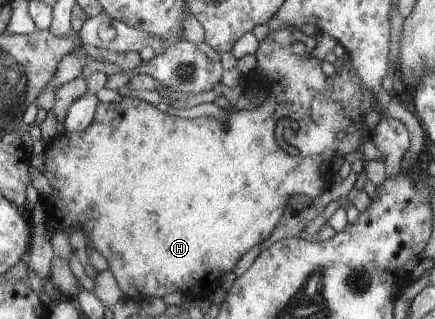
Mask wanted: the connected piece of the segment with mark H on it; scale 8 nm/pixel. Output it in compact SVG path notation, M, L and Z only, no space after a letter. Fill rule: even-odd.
M287 27L282 28L278 31L269 31L269 34L267 37L262 40L259 43L259 47L256 51L256 61L257 61L257 68L255 72L243 76L242 83L244 87L243 93L250 93L251 91L261 91L262 92L262 103L253 110L248 111L235 111L231 114L227 114L226 122L218 122L215 118L207 118L207 117L196 117L193 119L186 119L183 117L179 117L176 115L169 115L167 112L165 112L163 107L155 107L151 105L151 103L148 103L146 101L143 101L143 99L137 99L131 98L131 97L123 97L123 99L119 102L112 102L112 103L101 103L99 102L96 108L96 113L93 119L93 122L81 132L71 132L71 131L65 131L64 133L61 133L60 136L55 137L53 140L51 140L47 146L44 148L43 151L43 176L49 180L49 184L51 185L51 188L53 188L51 195L45 195L45 206L48 209L48 213L46 214L45 219L43 220L43 224L46 230L46 236L51 240L51 236L53 236L57 231L63 232L67 235L74 229L80 229L83 231L83 234L86 238L86 244L87 246L95 248L97 252L100 252L105 256L108 262L108 269L114 274L114 277L116 278L116 281L118 282L119 286L121 287L121 290L126 294L127 299L130 299L134 302L142 301L147 297L150 296L156 296L161 299L164 298L164 296L171 295L172 293L180 292L184 296L188 296L190 298L197 298L197 299L205 299L209 298L209 296L212 294L214 290L217 290L221 286L221 276L223 276L227 272L233 272L234 268L236 267L237 262L239 262L239 259L250 249L255 246L255 244L263 243L266 238L269 238L271 236L271 233L273 230L275 230L275 227L277 226L277 223L279 222L279 219L281 218L281 215L283 214L283 211L285 210L285 205L287 204L287 201L289 200L289 197L291 195L305 195L308 197L311 197L312 199L323 196L325 192L329 192L329 188L333 185L336 185L337 183L334 182L333 176L336 174L336 172L333 171L333 156L337 156L337 153L341 156L345 156L347 153L357 151L359 149L356 149L357 146L359 146L359 143L361 140L365 139L371 139L371 134L366 129L366 127L363 124L363 117L364 114L367 111L372 112L372 118L380 118L381 112L380 107L373 108L373 102L374 96L370 92L369 89L367 89L362 84L362 79L356 76L356 71L354 70L354 66L352 63L350 64L349 69L345 68L343 66L343 70L341 70L340 73L335 72L331 77L325 76L325 68L321 68L321 62L320 60L317 60L312 55L313 47L315 46L316 40L313 37L309 37L308 35L305 35L303 31L299 27ZM281 118L293 118L293 120L297 120L299 122L299 130L301 130L301 136L307 140L305 144L307 146L301 146L301 150L299 150L299 156L289 156L287 152L283 152L279 146L277 146L277 140L275 140L275 128L277 128L277 122L281 120Z

